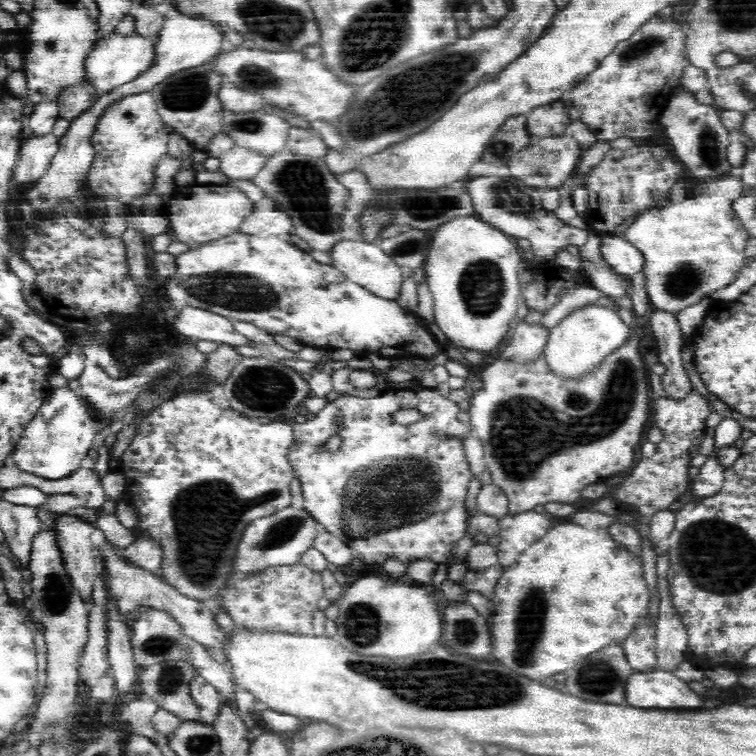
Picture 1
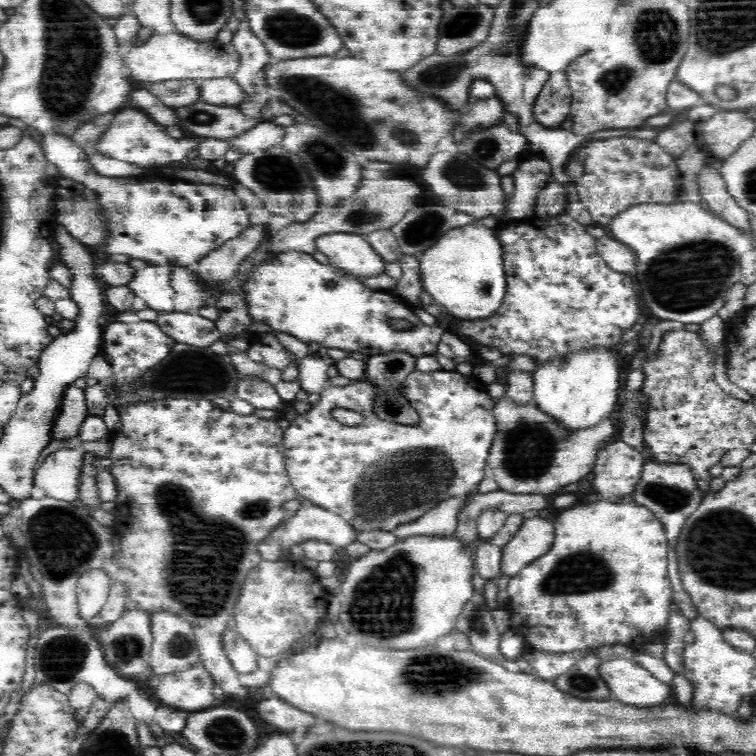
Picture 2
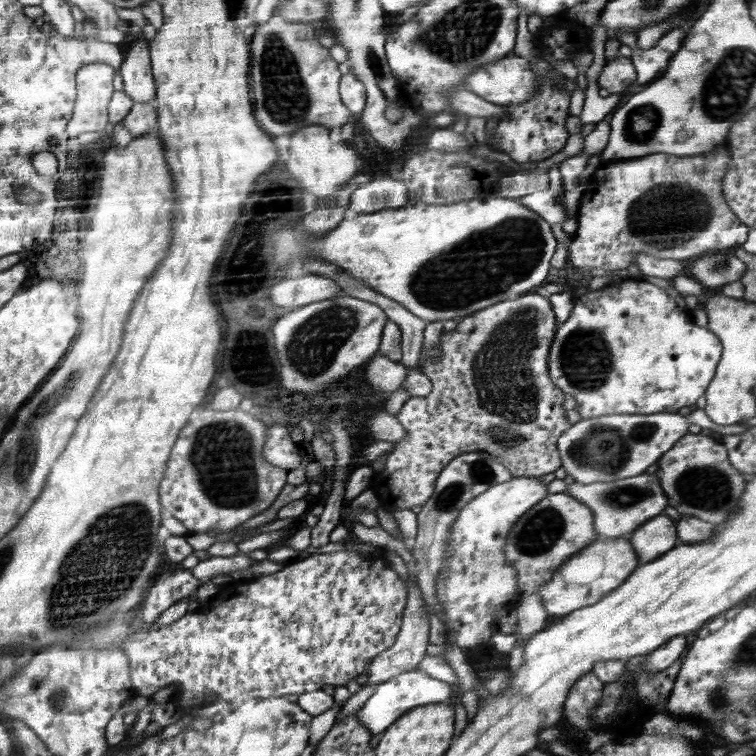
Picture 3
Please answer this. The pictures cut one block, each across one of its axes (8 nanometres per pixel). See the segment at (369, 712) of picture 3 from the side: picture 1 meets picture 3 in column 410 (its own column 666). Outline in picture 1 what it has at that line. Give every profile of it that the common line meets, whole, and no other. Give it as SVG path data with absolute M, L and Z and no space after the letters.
M658 669L651 673L633 671L627 678L625 702L637 709L680 710L680 708L700 708L704 706L706 699L694 693L687 682L678 678L673 672Z

